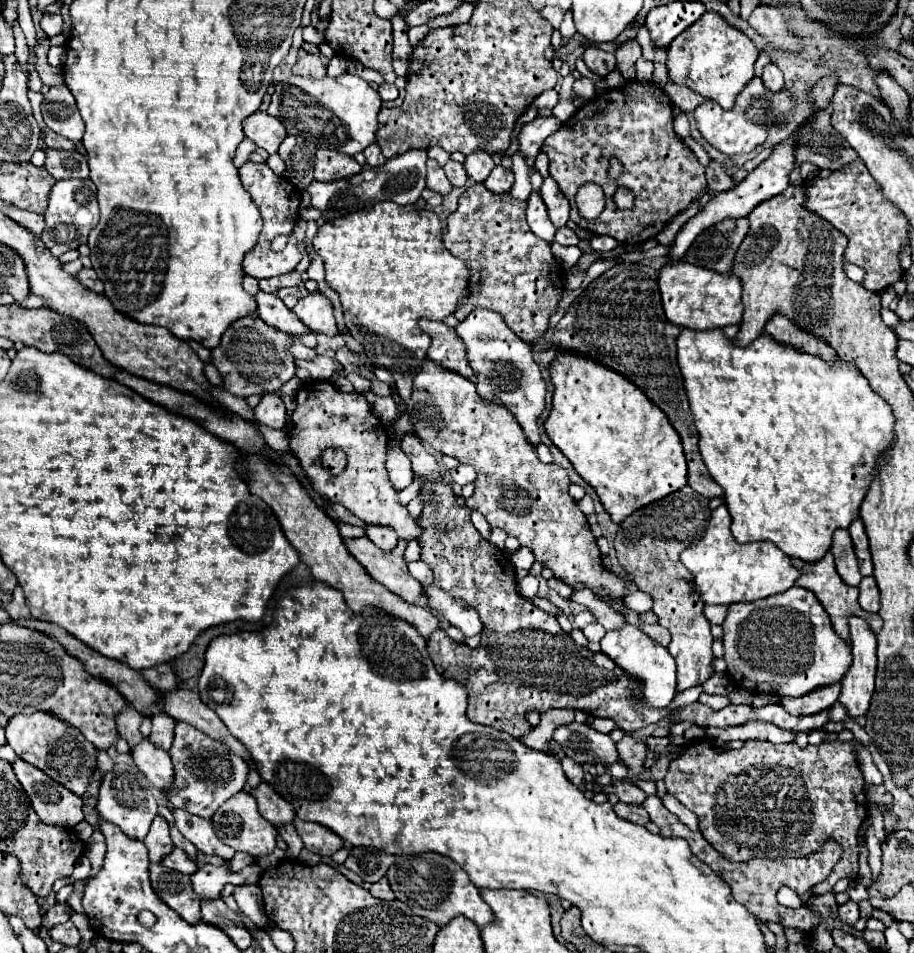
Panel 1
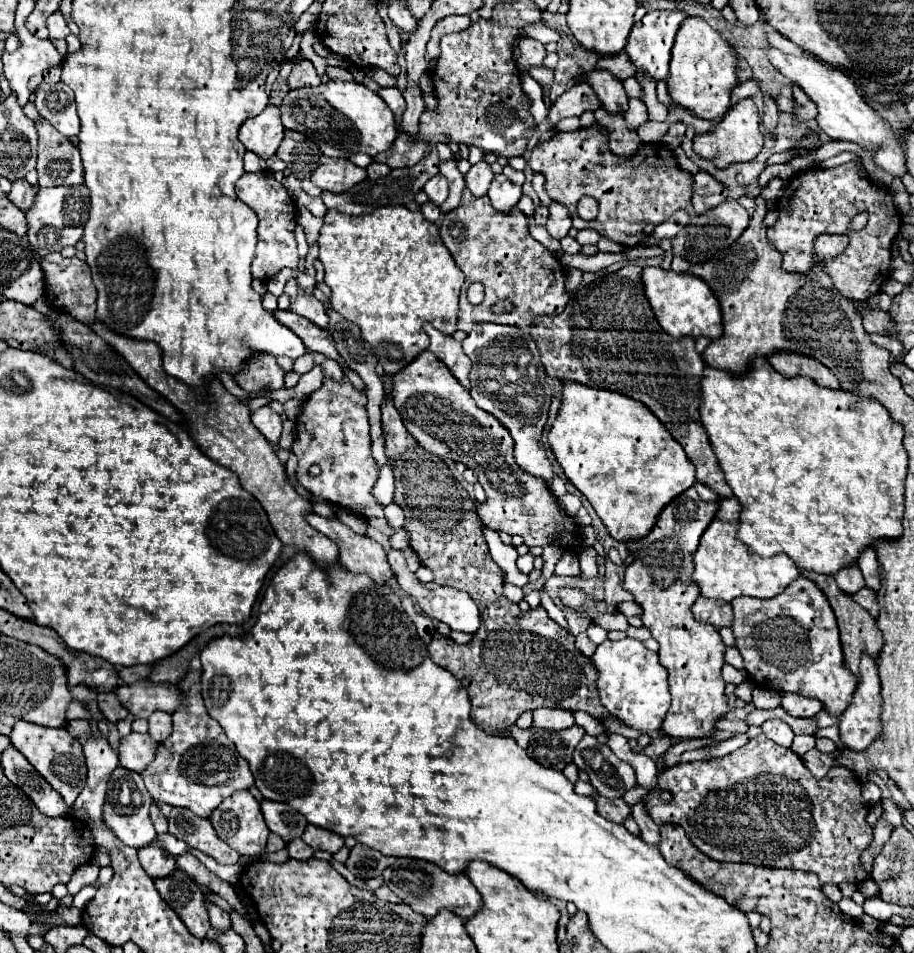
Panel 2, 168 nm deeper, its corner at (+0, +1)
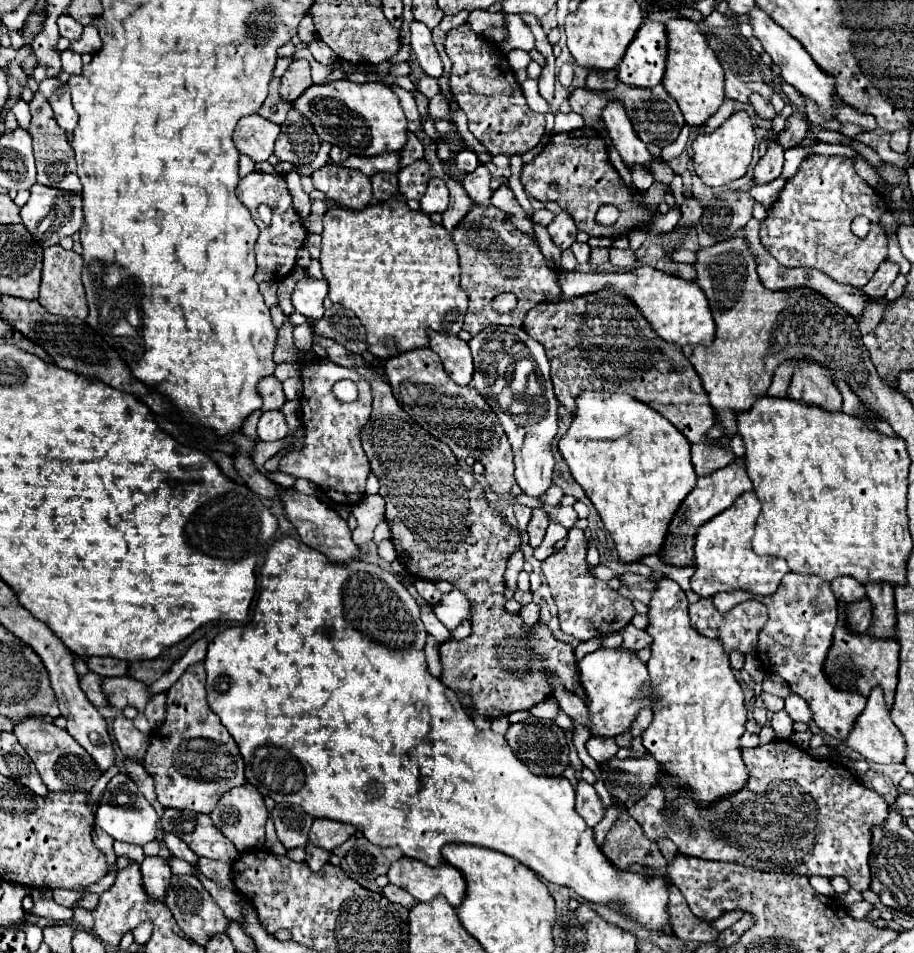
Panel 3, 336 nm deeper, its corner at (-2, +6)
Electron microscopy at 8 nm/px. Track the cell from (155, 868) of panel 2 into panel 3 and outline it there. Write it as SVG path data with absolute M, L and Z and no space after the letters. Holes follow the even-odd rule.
M160 856L144 858L144 862L140 864L140 872L142 872L142 884L144 884L144 892L146 892L148 900L162 902L166 896L168 880L172 878L168 862Z

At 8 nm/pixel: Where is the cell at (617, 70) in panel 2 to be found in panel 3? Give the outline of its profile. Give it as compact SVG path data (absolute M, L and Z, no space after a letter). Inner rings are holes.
M590 70L588 78L586 78L586 88L588 90L596 90L596 92L612 90L612 88L616 88L616 84L618 84L618 80L616 80L614 70L612 72L596 72L596 70Z

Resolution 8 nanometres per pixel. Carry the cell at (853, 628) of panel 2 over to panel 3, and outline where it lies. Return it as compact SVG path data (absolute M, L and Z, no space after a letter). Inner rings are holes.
M842 624L834 630L832 648L828 650L828 656L824 660L824 674L828 674L828 680L834 688L846 690L846 692L860 692L864 698L868 698L868 692L872 688L882 688L886 708L892 708L894 692L896 692L896 668L898 668L898 644L896 640L874 640L868 634L852 634Z

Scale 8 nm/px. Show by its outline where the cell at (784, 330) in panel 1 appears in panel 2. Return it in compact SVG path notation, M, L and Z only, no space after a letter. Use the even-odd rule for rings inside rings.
M772 353L770 363L776 371L780 371L786 377L806 375L820 385L838 389L838 377L834 377L834 373L826 369L826 365L822 365L820 361L814 361L814 357L806 357L800 353Z

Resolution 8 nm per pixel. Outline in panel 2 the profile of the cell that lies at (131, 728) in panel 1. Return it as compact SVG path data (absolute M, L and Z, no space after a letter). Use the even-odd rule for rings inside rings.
M98 693L98 705L100 705L100 711L106 715L106 719L112 723L118 723L118 721L130 717L130 711L118 701L116 695Z

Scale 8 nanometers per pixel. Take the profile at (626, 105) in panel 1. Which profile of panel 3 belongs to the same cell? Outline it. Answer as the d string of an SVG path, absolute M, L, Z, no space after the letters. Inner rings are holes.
M600 136L585 137L585 144L574 145L562 144L560 138L558 142L548 142L532 162L522 166L520 182L532 198L540 202L548 202L548 200L558 202L560 208L572 216L576 228L586 232L588 236L620 236L630 228L638 228L644 220L648 220L654 214L658 202L664 198L662 184L654 182L652 188L646 194L640 194L638 202L634 202L630 190L624 186L622 178L610 164L606 144ZM604 204L612 204L620 210L620 218L608 228L598 226L596 222L596 212Z

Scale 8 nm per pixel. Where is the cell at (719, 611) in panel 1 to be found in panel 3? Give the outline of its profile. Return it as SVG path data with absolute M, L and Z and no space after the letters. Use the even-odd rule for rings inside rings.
M700 598L696 604L690 604L690 620L692 620L692 626L702 636L712 638L712 640L720 640L726 654L730 654L734 650L738 650L742 654L754 654L760 628L764 628L764 624L768 620L768 610L764 608L764 604L760 604L756 600L748 600L748 602L742 602L742 604L734 606L730 612L722 614L714 608L710 598Z

